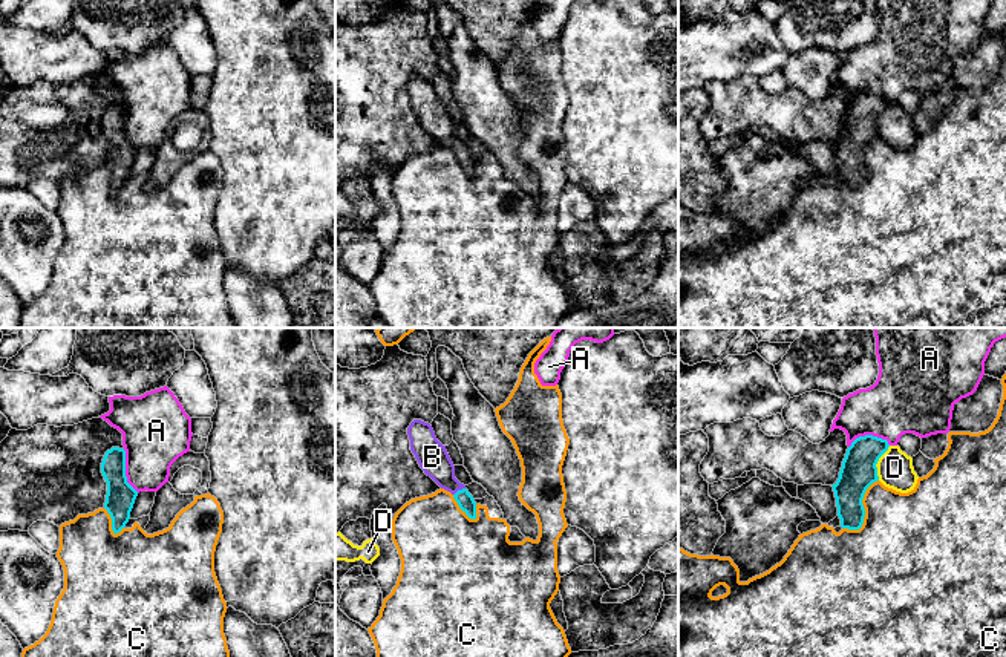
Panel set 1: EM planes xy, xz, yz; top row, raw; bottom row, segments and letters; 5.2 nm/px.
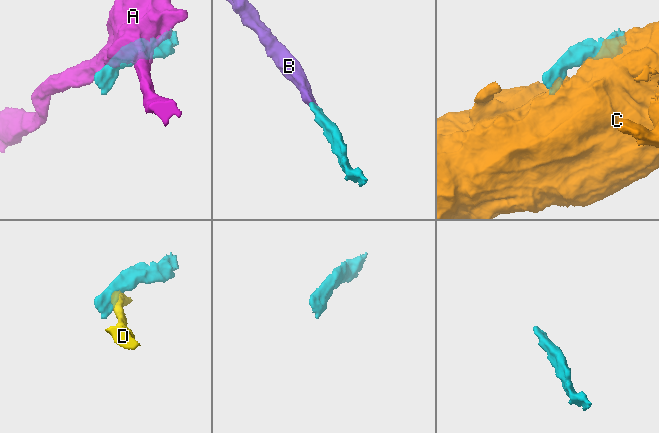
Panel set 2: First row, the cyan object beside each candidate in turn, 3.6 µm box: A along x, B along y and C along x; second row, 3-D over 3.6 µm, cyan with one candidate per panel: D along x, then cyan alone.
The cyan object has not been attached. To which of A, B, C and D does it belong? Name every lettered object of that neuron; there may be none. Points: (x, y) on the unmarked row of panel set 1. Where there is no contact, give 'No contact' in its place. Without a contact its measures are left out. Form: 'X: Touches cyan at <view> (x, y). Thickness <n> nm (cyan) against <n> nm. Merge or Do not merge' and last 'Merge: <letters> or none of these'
A: Touches cyan at yz (868, 92). Thickness 190 nm (cyan) against 340 nm. Do not merge
B: Touches cyan at xz (458, 147). Thickness 90 nm (cyan) against 160 nm. Merge
C: Touches cyan at yz (864, 169). Thickness 190 nm (cyan) against 460 nm. Do not merge
D: Touches cyan at yz (876, 120). Thickness 190 nm (cyan) against 190 nm. Do not merge
Merge: B

